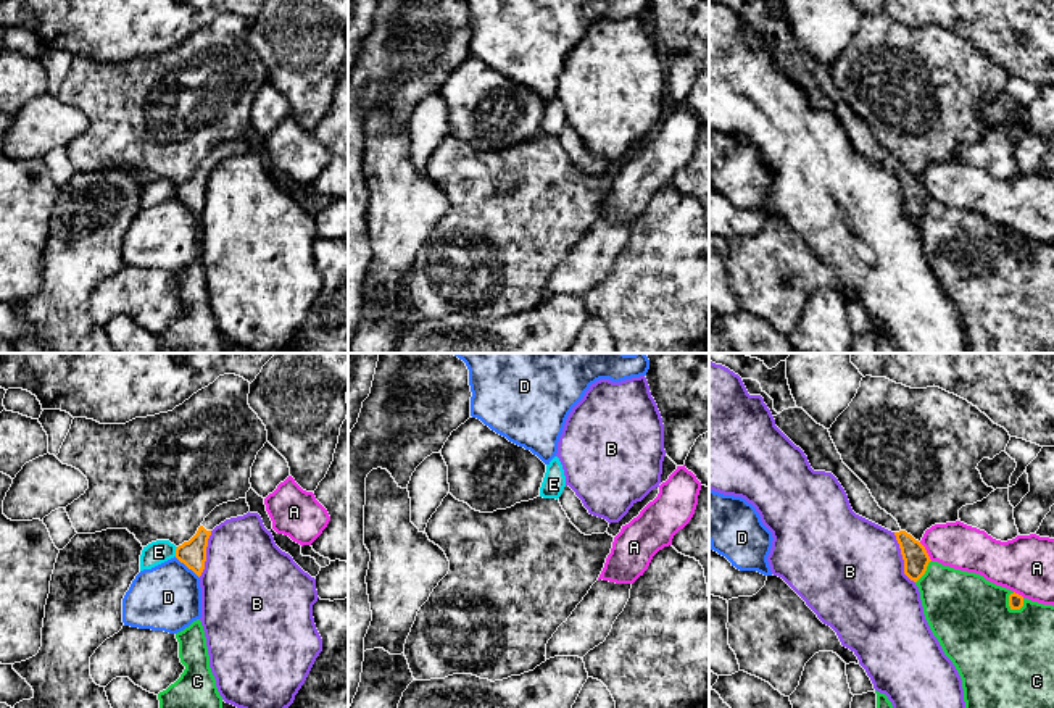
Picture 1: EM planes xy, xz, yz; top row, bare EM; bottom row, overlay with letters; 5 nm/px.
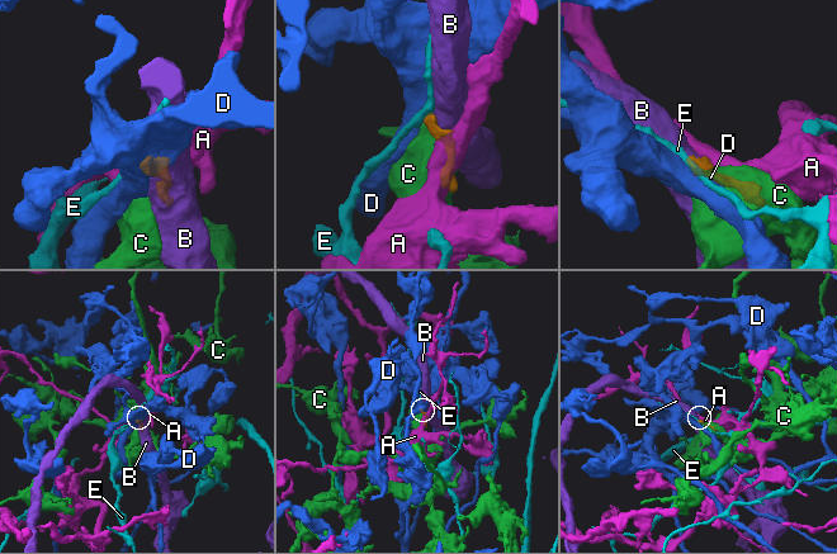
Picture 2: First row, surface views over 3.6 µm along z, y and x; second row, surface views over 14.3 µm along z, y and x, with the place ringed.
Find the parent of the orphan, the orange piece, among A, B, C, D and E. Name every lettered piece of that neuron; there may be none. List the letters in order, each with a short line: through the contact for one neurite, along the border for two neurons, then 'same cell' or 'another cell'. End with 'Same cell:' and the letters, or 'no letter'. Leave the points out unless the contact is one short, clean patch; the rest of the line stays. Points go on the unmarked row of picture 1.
A: another cell
B: another cell
C: another cell
D: line xy (174, 195), (199, 216); another cell
E: line xy (178, 186), (174, 194); another cell
Same cell: no letter

